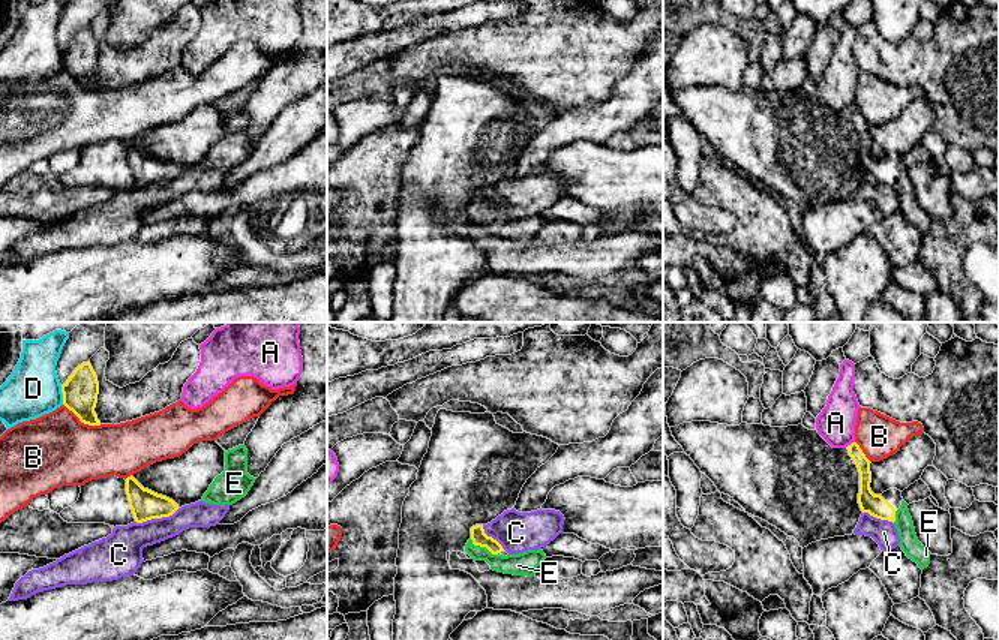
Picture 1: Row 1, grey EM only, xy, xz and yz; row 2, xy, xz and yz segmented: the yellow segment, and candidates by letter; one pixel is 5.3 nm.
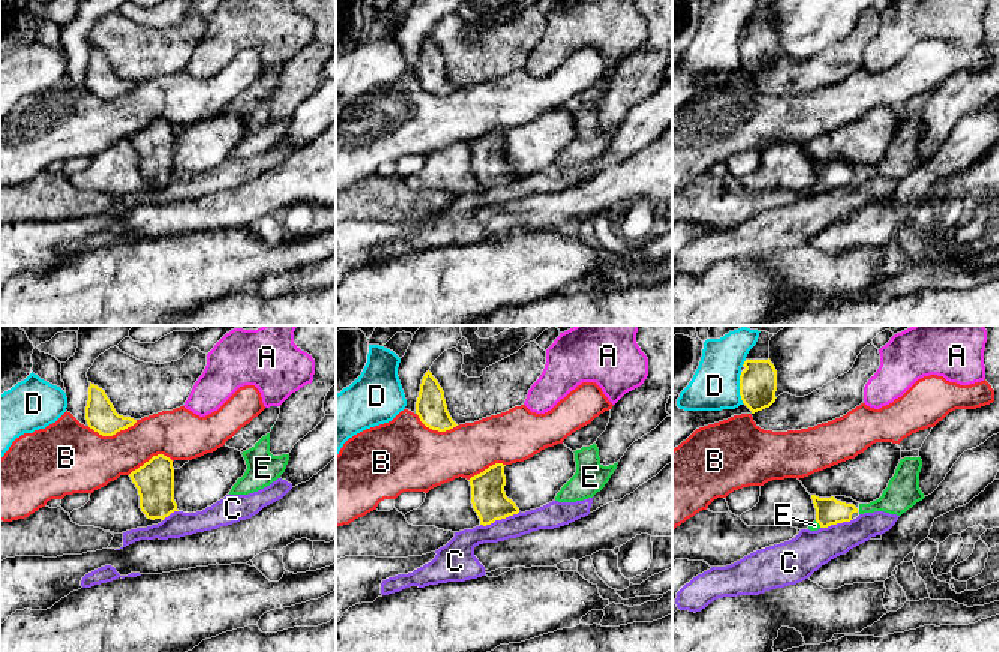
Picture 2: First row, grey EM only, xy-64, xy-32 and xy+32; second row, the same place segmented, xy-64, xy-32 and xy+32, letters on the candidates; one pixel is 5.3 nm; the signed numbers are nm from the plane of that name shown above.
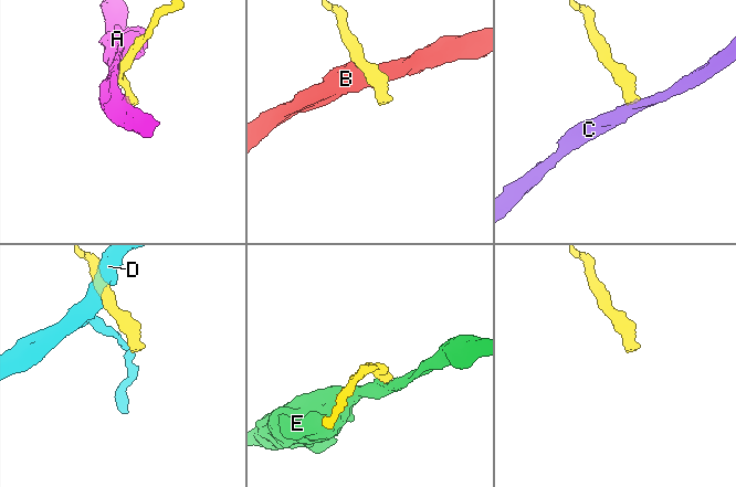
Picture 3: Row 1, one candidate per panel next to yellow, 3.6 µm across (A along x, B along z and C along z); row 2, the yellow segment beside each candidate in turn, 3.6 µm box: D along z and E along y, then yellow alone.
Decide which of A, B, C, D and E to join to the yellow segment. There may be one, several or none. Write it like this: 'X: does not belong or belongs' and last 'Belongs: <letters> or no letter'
A: does not belong
B: does not belong
C: does not belong
D: does not belong
E: belongs
Belongs: E

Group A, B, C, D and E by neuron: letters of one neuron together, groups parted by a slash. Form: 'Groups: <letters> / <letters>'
Groups: A / B / C / D / E

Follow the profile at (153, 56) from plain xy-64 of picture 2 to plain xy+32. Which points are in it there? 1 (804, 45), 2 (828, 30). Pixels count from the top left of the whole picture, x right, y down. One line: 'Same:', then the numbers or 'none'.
Same: none

